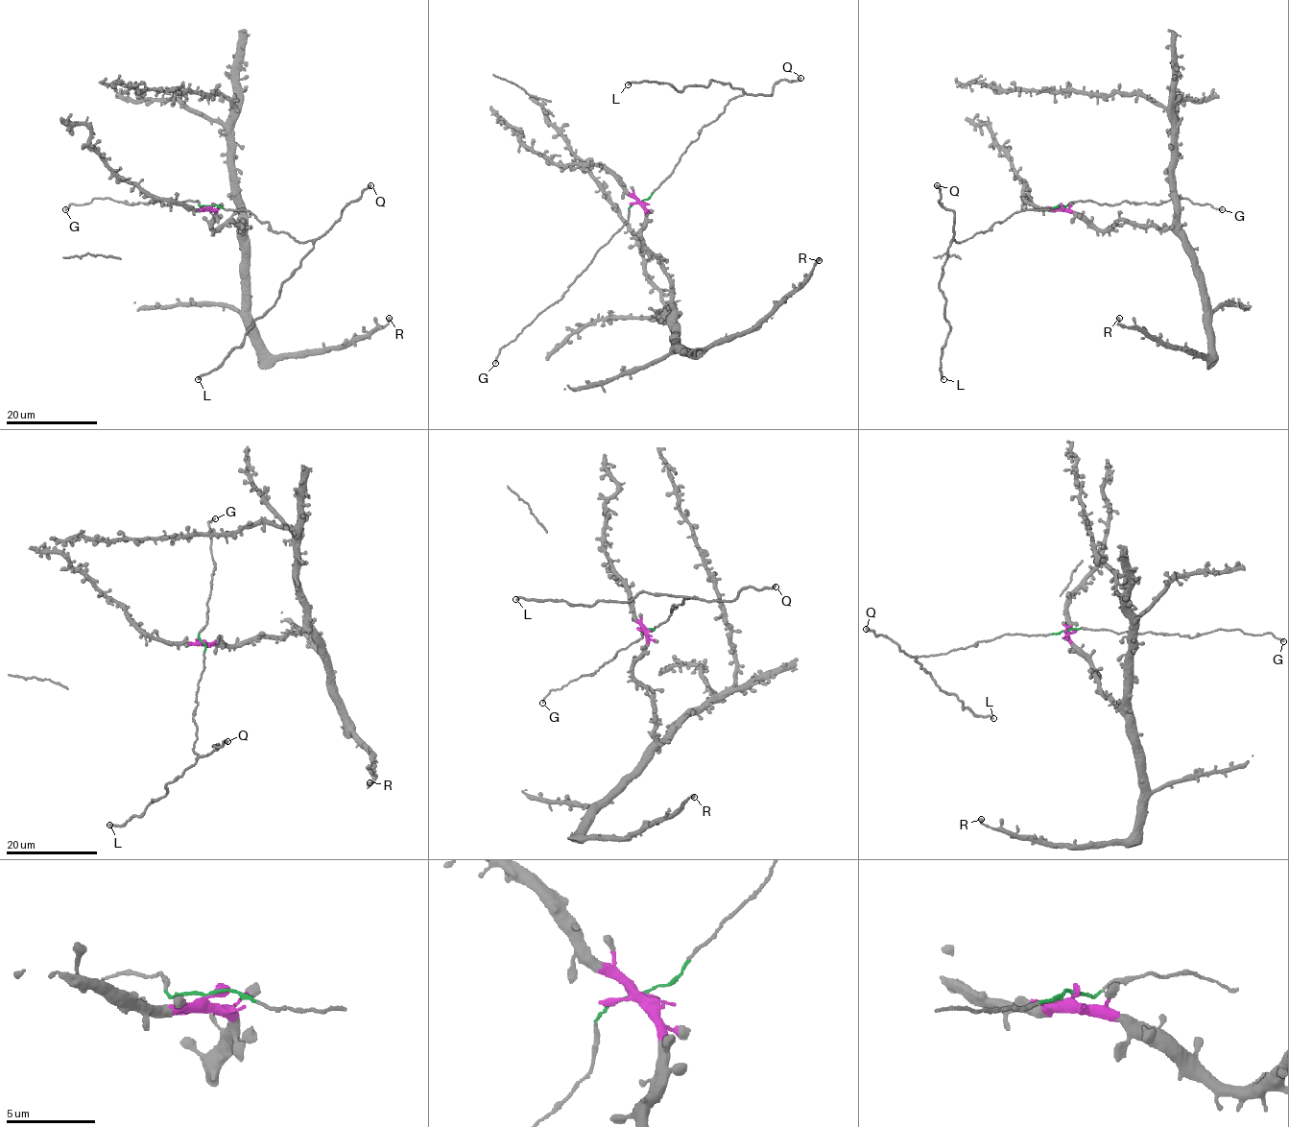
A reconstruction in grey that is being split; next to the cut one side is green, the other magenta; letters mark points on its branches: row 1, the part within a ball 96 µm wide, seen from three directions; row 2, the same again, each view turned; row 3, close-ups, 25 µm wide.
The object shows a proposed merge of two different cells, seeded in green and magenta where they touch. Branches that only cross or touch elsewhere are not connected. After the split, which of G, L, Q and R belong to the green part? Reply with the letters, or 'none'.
G, L, Q

